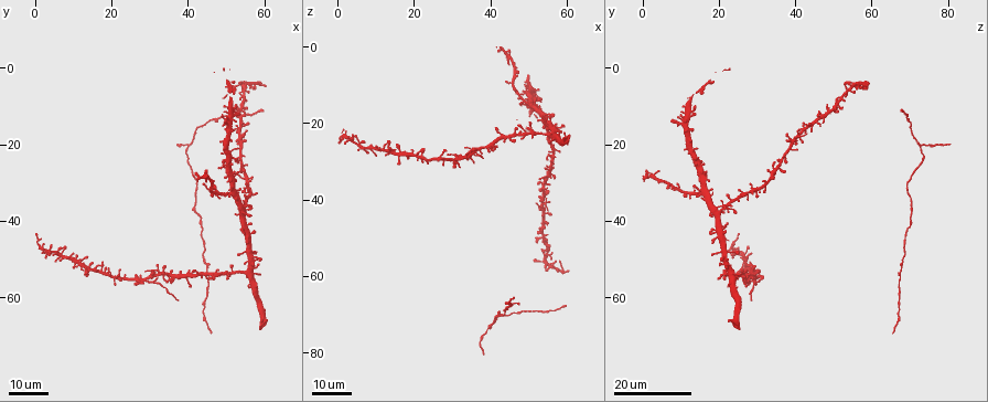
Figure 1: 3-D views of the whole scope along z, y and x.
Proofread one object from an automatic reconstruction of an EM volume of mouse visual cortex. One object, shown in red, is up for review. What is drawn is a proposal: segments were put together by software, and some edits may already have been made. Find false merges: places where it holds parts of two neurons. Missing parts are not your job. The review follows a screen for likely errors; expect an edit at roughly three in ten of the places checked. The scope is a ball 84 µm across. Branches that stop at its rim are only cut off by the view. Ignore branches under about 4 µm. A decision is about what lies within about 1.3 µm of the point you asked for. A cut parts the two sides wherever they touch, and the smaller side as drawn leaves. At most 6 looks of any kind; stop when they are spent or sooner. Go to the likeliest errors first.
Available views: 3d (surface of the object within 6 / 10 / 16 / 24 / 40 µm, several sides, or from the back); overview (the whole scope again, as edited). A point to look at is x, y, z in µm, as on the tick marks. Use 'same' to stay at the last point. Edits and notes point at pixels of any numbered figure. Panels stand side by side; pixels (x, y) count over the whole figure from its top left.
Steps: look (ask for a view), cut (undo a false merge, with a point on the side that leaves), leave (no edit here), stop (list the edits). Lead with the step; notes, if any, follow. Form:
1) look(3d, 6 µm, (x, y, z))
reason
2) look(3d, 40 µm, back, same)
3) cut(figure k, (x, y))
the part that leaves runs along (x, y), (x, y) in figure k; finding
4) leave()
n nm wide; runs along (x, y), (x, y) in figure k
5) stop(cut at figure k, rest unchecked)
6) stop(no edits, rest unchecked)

look(3d, 16 µm, (30.0, 56.0, 29.0))

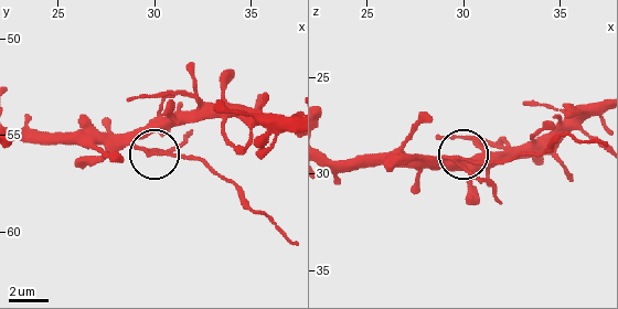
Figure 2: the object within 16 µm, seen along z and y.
look(3d, 10 µm, (29.4, 55.8, 29.1))

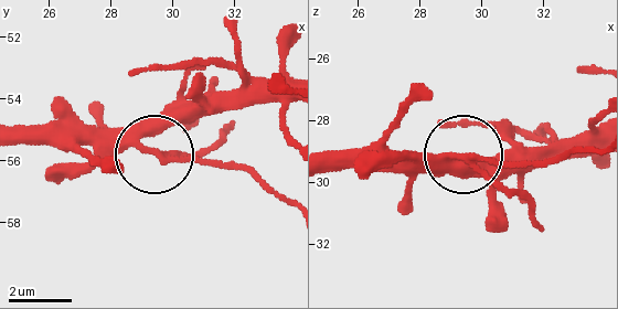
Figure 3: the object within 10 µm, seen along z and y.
cut(figure 3, (196, 160))
240 nm wide; a second neuron is stuck on

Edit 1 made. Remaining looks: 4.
look(3d, 24 µm, (53.0, 14.0, 45.5))
two arms in line, one across

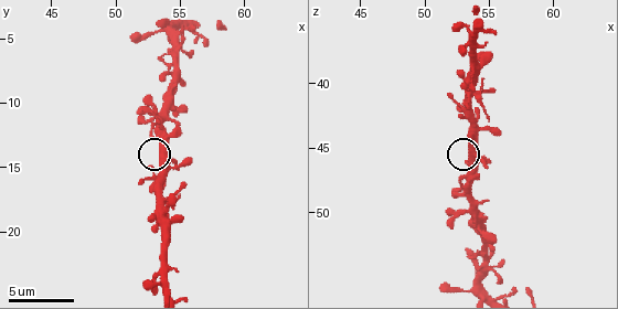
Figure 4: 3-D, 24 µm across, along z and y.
look(3d, 10 µm, (53.6, 13.4, 46.0))
zoom in

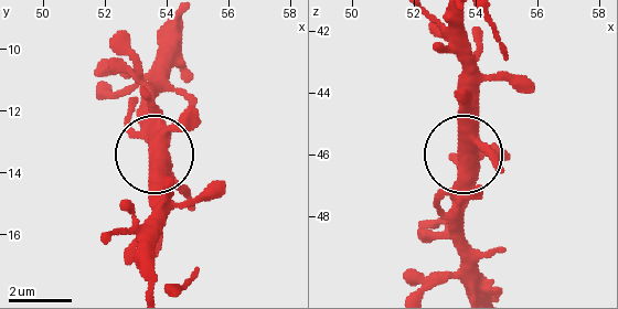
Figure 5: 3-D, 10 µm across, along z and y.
leave()
runs along (460, 52), (460, 237) in figure 5; continuous, no second neuron

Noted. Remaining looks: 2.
stop(cut at figure 3, rest unchecked)

